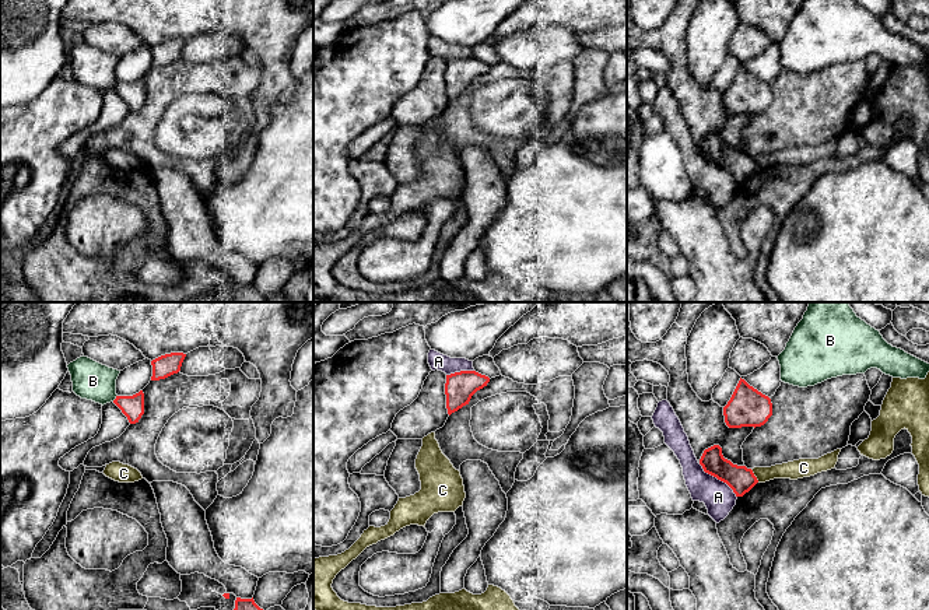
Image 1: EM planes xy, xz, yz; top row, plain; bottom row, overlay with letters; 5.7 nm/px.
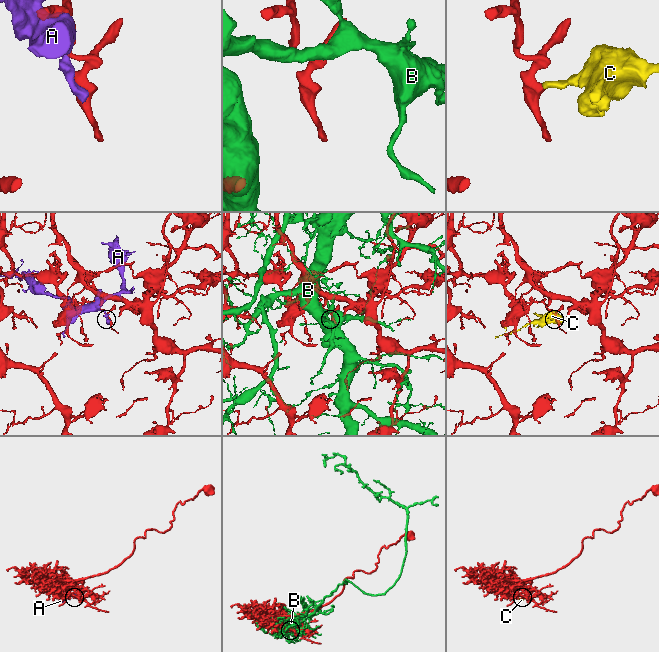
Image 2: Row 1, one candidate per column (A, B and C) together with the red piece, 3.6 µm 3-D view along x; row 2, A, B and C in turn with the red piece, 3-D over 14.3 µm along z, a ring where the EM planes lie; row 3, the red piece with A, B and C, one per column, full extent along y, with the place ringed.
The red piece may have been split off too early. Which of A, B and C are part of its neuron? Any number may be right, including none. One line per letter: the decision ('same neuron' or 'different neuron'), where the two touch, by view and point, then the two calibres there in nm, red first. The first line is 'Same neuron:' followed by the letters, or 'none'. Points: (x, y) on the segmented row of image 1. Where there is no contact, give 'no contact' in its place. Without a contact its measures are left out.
Same neuron: none
A: different neuron | yz (718, 479) | 150/180 nm
B: different neuron | xy (116, 398) | 130/220 nm
C: different neuron | yz (754, 476) | 150/110 nm

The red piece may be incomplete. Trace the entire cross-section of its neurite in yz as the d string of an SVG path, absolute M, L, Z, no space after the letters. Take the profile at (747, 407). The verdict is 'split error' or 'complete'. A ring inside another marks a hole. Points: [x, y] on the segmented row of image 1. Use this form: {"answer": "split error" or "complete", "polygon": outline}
{"answer": "complete", "polygon": "M740 378L730 400L723 407L729 428L761 427L772 416L771 399Z"}

